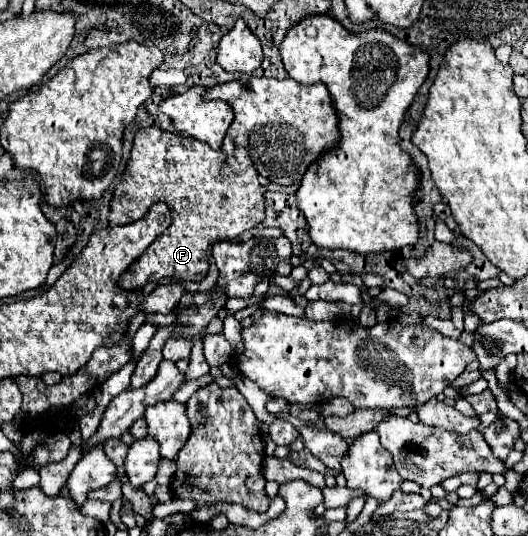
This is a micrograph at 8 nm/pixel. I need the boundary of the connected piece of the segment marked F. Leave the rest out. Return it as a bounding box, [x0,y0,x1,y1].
[109,127,265,291]

